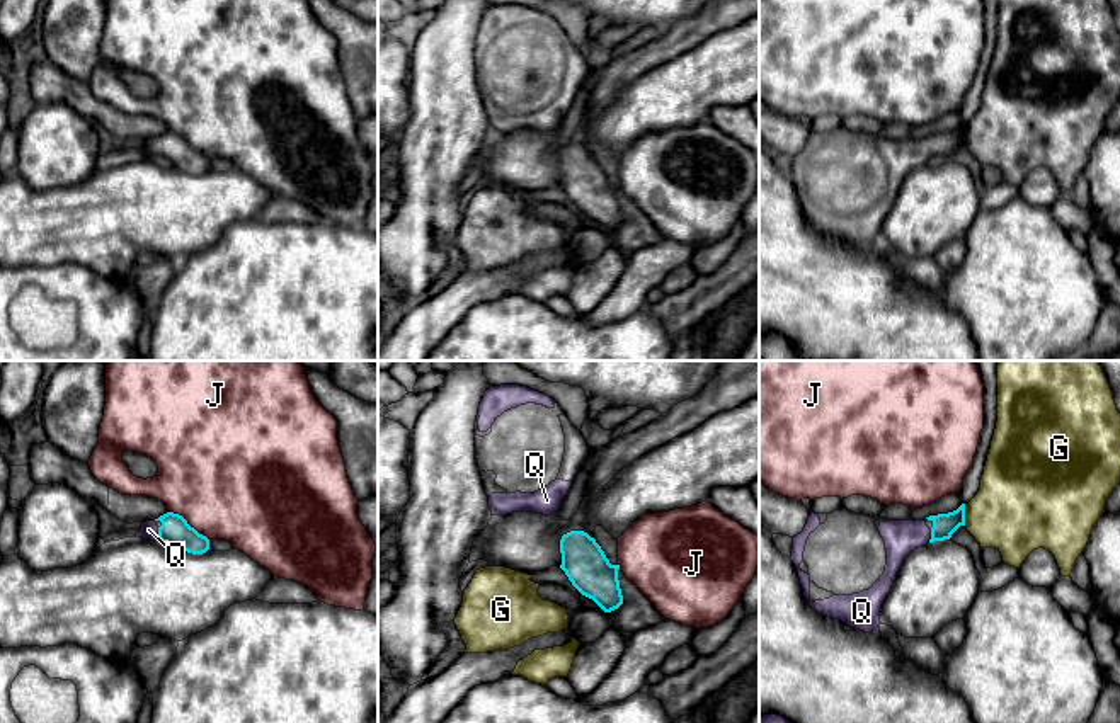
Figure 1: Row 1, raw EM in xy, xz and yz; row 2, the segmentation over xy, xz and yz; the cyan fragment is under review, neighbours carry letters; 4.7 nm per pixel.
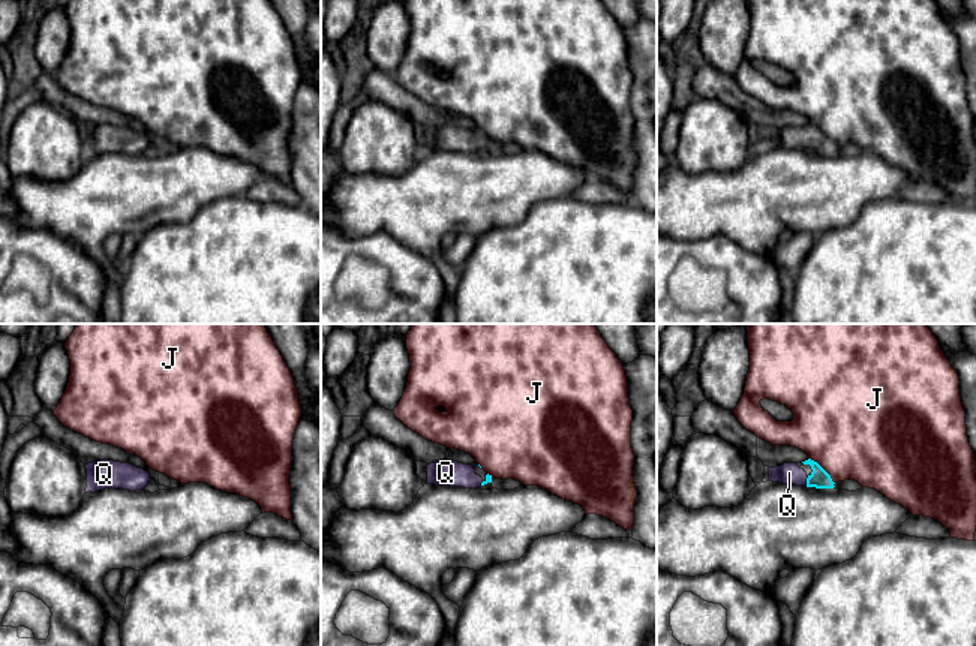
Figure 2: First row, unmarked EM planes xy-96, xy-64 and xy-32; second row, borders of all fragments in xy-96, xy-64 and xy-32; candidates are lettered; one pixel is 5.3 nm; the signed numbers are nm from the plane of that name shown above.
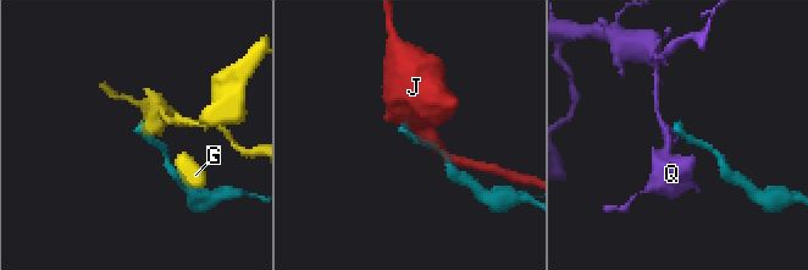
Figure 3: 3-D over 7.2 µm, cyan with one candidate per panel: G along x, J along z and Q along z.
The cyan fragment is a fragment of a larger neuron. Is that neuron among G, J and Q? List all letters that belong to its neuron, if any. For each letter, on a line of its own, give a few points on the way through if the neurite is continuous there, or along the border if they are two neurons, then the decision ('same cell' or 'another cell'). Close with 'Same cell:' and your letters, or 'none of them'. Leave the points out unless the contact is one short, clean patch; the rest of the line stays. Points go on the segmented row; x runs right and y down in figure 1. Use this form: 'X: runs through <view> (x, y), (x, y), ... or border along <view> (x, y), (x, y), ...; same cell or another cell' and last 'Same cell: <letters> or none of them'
G: border along yz (964, 506), (965, 524); another cell
J: another cell
Q: runs through xy (176, 531), (159, 535), (148, 529); same cell
Same cell: Q

